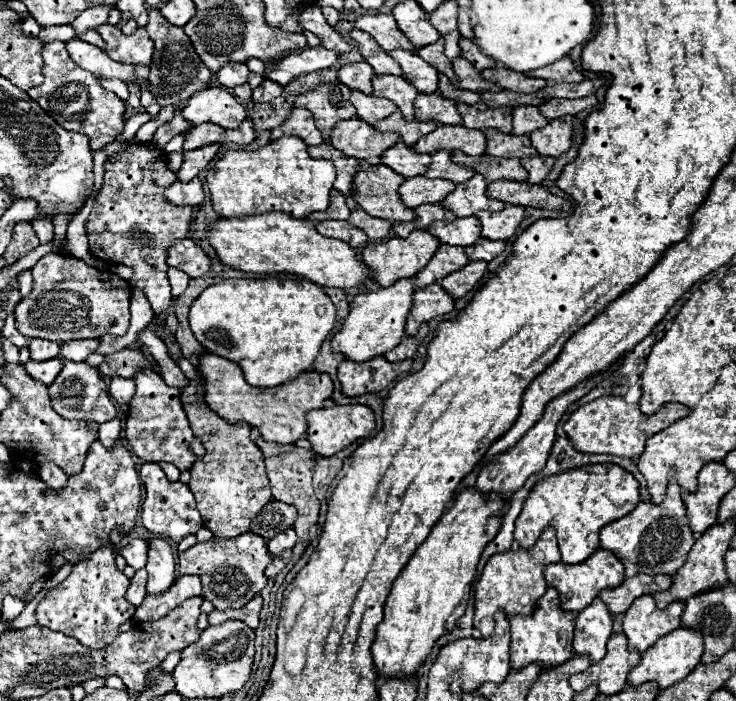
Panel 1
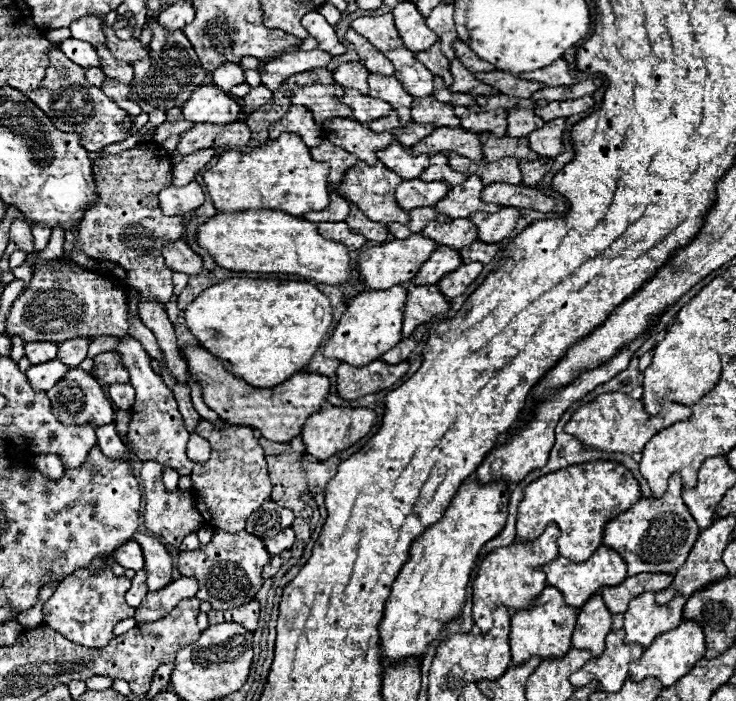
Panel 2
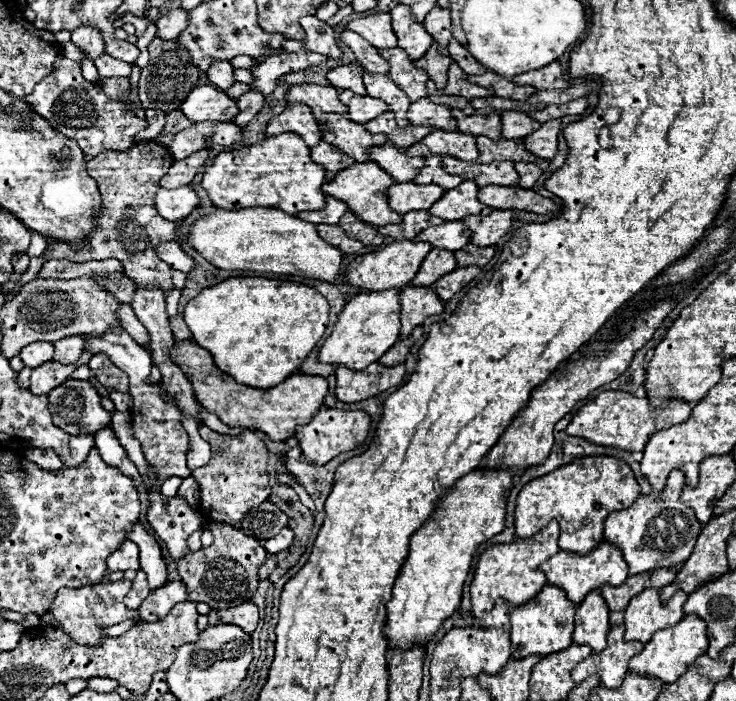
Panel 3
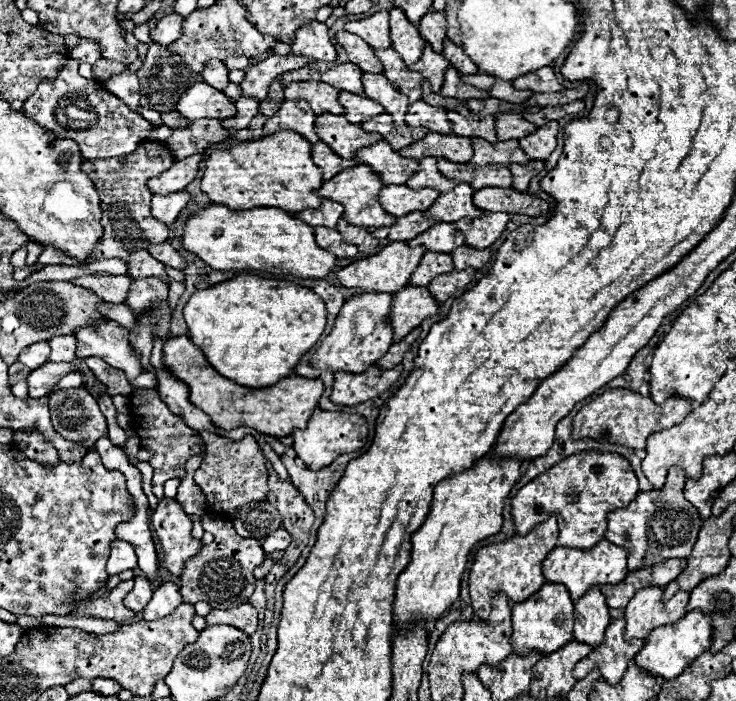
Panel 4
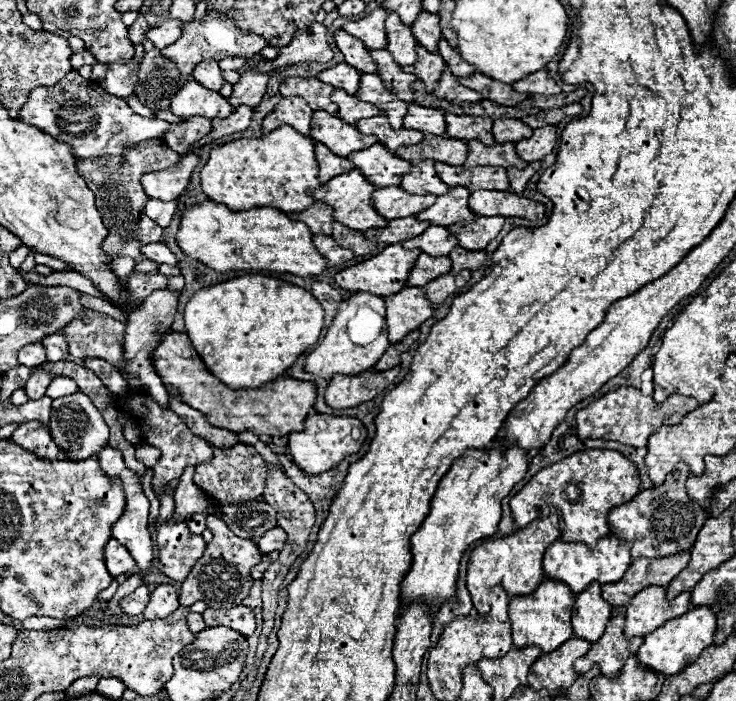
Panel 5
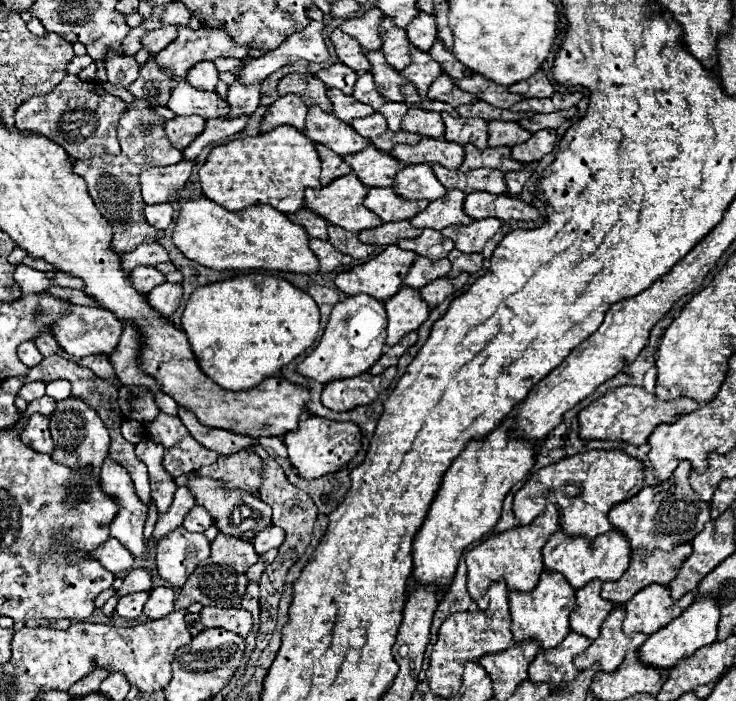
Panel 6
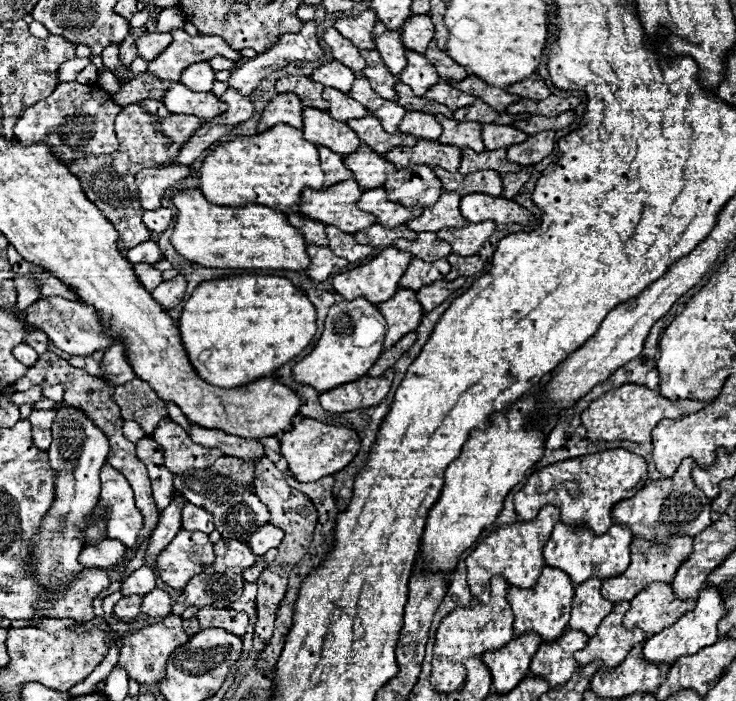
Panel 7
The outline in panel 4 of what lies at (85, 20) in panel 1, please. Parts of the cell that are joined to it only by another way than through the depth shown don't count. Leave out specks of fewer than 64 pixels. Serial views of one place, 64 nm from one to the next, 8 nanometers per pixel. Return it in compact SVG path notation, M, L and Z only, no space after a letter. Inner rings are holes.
M80 38L78 48L70 50L70 58L76 60L78 64L82 64L82 62L94 64L96 60L100 60L100 46L98 46L96 42L92 42L92 40L84 40L84 38Z

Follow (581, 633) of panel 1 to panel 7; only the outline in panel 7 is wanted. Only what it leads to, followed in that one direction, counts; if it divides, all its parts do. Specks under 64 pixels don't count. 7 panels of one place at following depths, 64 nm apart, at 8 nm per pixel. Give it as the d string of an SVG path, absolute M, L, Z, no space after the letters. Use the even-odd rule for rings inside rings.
M588 580L588 584L576 586L574 600L572 600L572 616L570 628L582 630L588 636L596 634L600 622L612 612L614 604L600 596L602 580Z

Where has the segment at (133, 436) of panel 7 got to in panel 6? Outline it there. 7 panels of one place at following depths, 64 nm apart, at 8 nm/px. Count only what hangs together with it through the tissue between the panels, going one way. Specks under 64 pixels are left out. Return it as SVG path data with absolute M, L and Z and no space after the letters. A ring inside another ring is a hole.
M126 420L126 422L122 424L122 436L124 436L128 442L138 444L138 442L146 436L146 430L144 430L144 426L142 426L140 422L136 422L136 420Z

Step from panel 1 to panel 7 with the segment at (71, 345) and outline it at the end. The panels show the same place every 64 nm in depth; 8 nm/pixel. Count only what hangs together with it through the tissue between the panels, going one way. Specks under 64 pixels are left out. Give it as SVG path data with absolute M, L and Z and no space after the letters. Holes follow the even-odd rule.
M28 328L28 332L24 334L24 340L22 342L28 344L28 346L32 346L38 354L48 352L48 336L44 332L36 330L36 328Z

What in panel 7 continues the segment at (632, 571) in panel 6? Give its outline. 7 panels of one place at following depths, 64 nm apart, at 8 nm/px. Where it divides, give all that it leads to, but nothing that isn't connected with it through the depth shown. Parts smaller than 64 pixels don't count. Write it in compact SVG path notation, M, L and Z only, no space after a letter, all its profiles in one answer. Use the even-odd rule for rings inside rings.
M670 536L666 540L664 548L660 548L658 544L650 544L648 540L634 538L630 548L632 548L632 562L630 562L628 570L624 570L620 576L614 576L612 580L602 582L602 596L606 600L610 600L610 602L632 600L638 592L648 588L652 582L668 582L668 584L672 584L680 564L684 560L688 560L690 554L694 552L692 550L692 536Z

